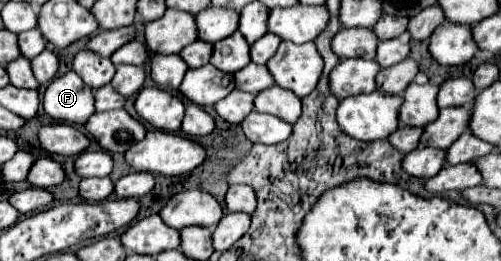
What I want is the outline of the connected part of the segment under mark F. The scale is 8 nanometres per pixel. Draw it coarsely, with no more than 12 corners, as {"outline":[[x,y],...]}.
{"outline":[[71,70],[51,80],[43,110],[59,122],[85,124],[93,90]]}

